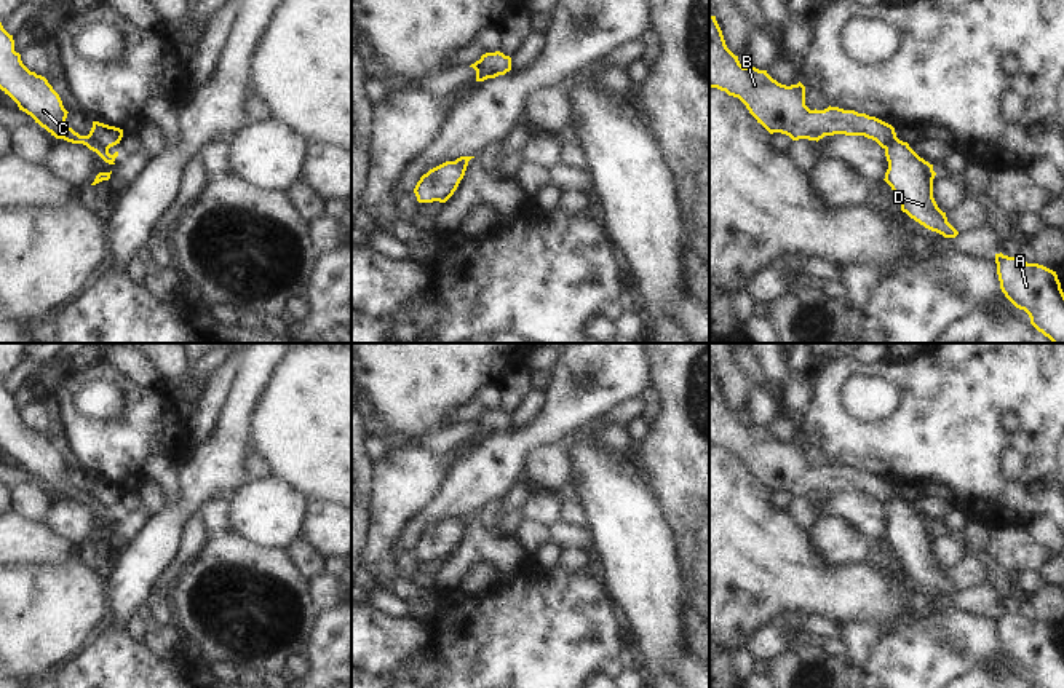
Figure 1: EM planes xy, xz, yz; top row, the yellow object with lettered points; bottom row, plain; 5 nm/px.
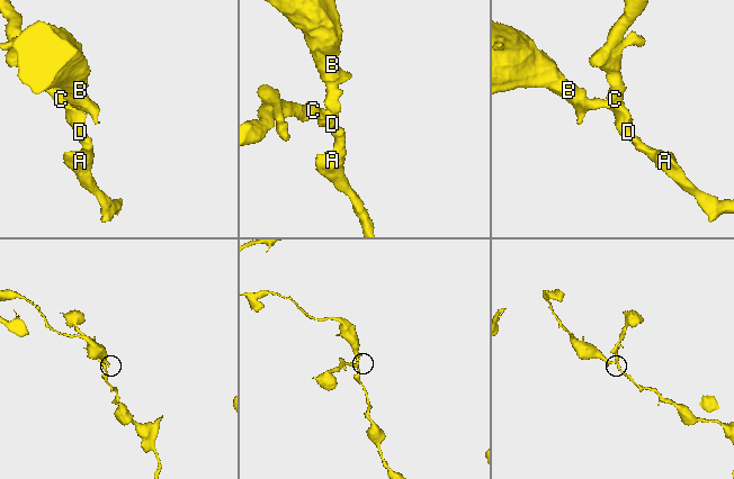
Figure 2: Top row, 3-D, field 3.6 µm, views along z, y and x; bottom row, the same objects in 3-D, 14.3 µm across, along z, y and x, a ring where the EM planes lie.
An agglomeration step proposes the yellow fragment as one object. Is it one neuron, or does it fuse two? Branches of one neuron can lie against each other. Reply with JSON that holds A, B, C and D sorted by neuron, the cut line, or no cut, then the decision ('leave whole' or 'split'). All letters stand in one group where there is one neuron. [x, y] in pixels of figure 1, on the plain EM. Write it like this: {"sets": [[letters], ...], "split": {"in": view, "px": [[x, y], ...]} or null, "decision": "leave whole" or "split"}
{"sets": [["A", "C", "D"], ["B"]], "split": {"in": "xy", "px": [[88, 492], [107, 508]]}, "decision": "split"}

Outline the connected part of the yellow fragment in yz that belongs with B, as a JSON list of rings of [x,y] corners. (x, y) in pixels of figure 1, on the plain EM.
[[[709,372],[709,445],[738,455],[749,471],[770,492],[781,490],[792,498],[820,498],[824,493],[864,493],[885,506],[898,496],[895,485],[875,474],[828,465],[810,468],[805,463],[805,444],[781,442],[767,428],[743,425],[725,402],[716,374]]]

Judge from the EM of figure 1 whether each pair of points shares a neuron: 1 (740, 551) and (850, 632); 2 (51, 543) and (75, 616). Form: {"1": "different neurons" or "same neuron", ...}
{"1": "different neurons", "2": "different neurons"}

